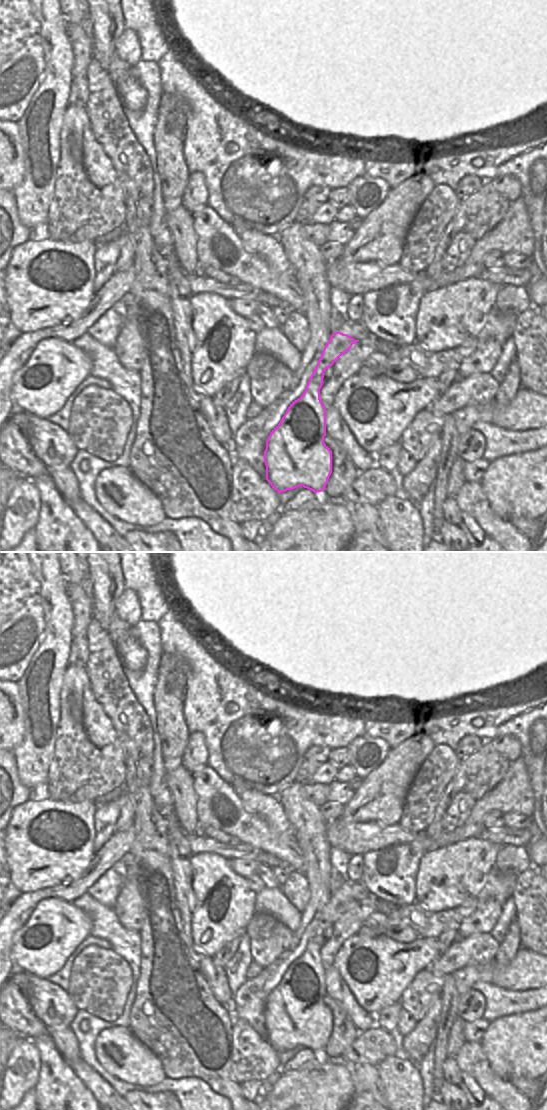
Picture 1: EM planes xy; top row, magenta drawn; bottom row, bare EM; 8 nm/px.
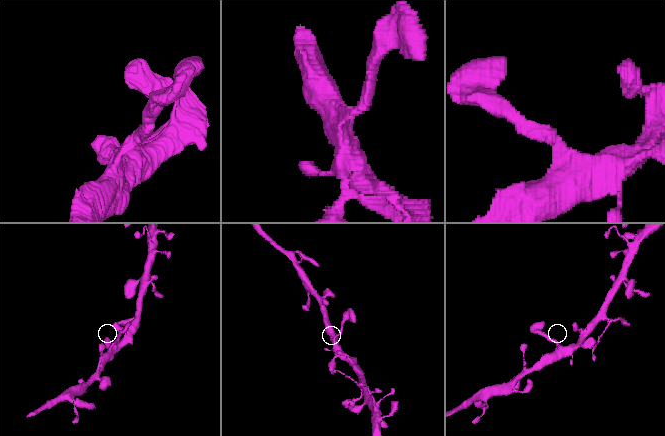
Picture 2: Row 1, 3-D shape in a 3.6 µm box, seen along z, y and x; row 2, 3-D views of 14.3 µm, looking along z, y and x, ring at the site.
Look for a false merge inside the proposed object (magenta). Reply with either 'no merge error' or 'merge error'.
no merge error

